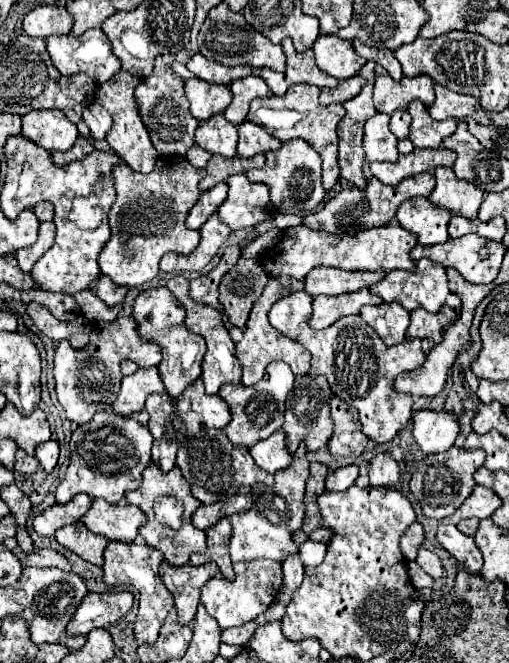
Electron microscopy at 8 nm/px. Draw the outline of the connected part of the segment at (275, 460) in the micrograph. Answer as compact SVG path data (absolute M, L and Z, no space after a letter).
M282 429L272 433L268 439L256 443L250 453L254 461L268 473L276 473L280 469L286 469L292 463L292 455L286 449L286 435Z

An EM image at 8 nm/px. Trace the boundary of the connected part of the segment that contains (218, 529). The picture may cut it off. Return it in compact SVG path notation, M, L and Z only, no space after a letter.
M228 517L220 519L214 527L210 527L206 531L206 535L208 535L208 549L206 549L206 553L192 555L190 563L192 565L202 565L206 561L212 561L212 563L216 563L220 567L220 573L228 581L232 581L234 579L234 569L232 569L232 561L230 561L230 555L228 555L230 533L232 533L230 519Z

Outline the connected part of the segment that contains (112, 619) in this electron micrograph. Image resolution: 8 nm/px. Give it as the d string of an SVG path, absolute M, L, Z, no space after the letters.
M88 593L74 617L70 619L66 631L68 635L88 635L92 629L106 627L122 619L132 607L132 593Z

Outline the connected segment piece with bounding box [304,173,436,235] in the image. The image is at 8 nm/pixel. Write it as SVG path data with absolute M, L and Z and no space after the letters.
M420 173L420 175L408 177L408 179L400 181L396 185L396 189L390 185L384 185L372 177L364 189L358 189L358 187L342 189L320 211L306 215L304 225L310 229L326 231L326 233L350 233L352 235L352 233L358 233L360 229L370 229L370 227L378 227L380 223L382 225L388 223L396 215L396 209L400 207L400 203L404 203L412 197L428 197L434 187L436 187L436 181L434 181L432 173Z

